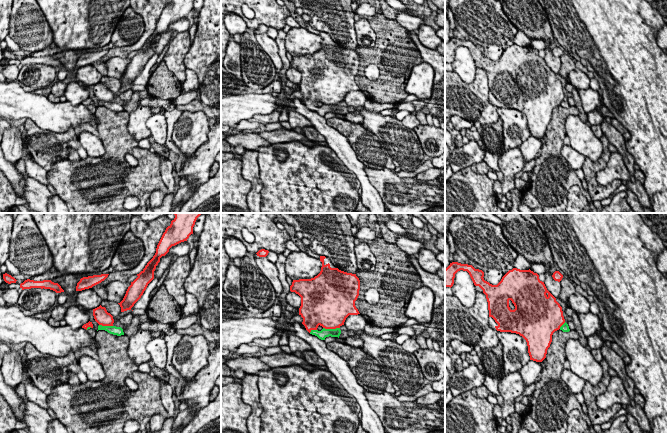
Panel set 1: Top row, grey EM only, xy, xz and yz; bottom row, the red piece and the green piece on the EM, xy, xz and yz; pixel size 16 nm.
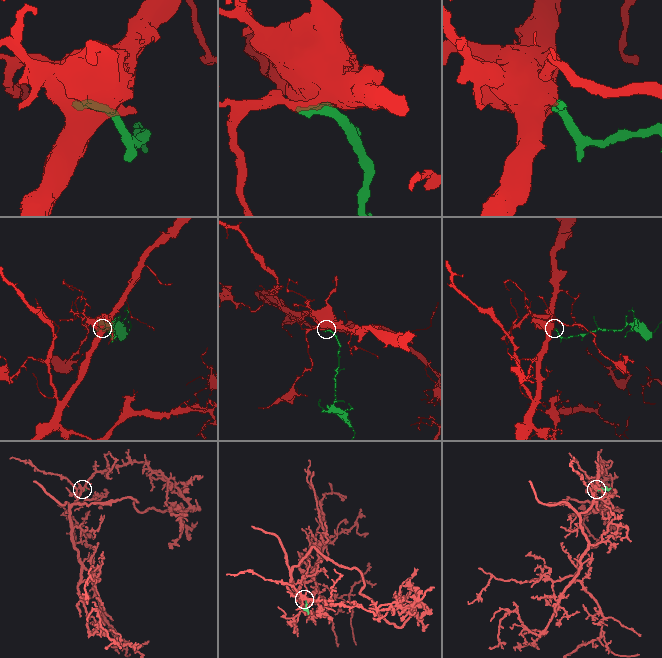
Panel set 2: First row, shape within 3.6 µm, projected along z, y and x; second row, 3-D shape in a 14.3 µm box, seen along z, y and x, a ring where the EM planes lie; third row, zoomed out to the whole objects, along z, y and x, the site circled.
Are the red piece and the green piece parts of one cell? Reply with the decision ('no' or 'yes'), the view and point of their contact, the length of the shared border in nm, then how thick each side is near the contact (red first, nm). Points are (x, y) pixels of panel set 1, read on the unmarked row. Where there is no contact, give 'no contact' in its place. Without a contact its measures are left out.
yes; meets red in xz at (331, 104); contact 280 nm long; 500 nm thick on the red side, 140 nm on the other

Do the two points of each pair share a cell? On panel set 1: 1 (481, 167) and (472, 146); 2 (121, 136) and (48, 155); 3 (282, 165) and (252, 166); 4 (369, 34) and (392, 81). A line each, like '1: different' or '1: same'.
1: different
2: different
3: different
4: different

